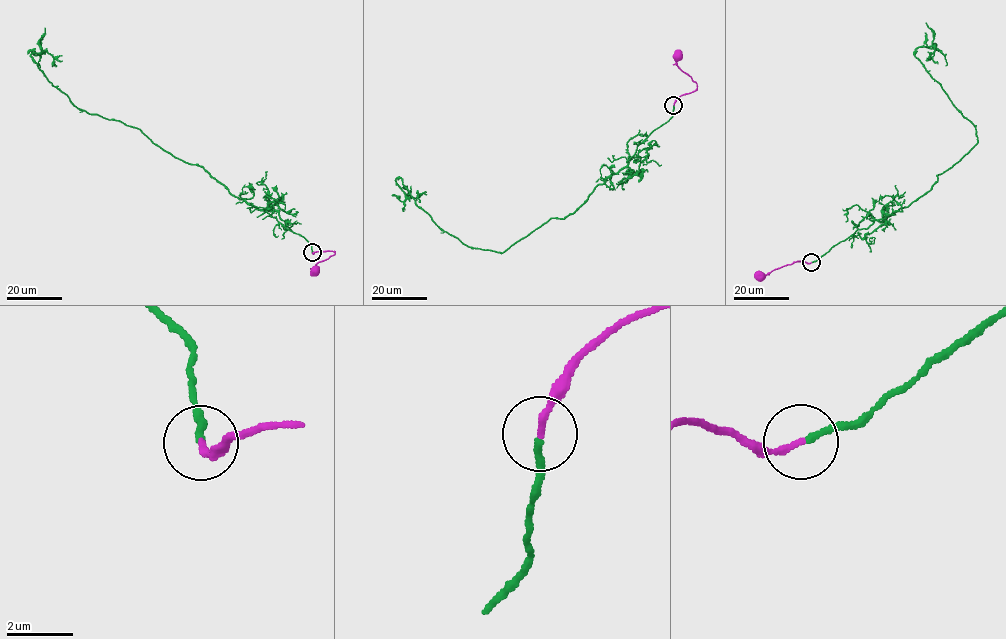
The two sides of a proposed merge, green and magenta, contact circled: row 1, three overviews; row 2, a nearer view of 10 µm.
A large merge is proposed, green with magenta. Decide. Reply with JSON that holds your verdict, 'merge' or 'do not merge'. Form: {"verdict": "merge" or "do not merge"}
{"verdict": "merge"}

